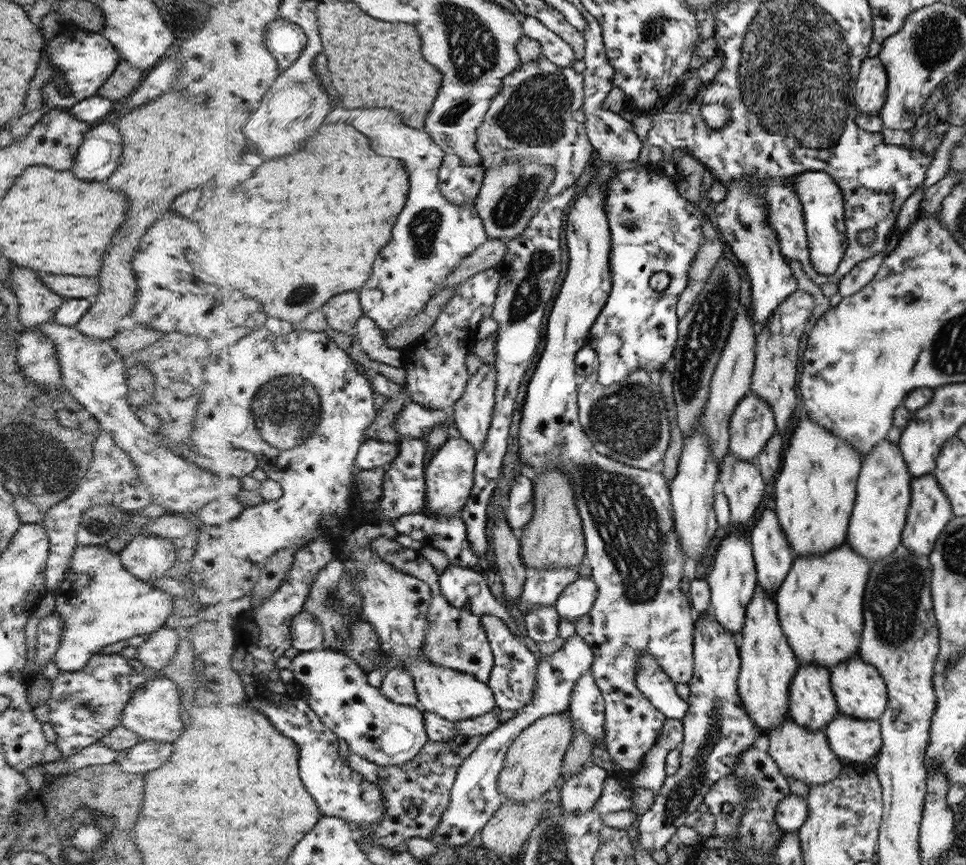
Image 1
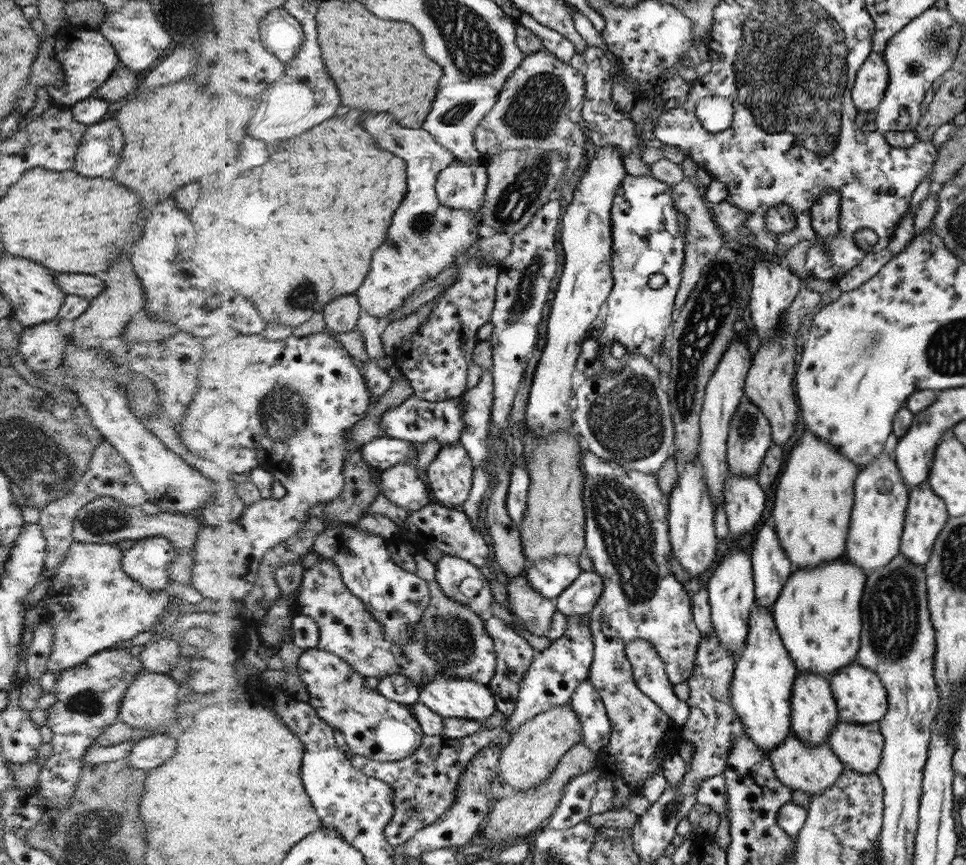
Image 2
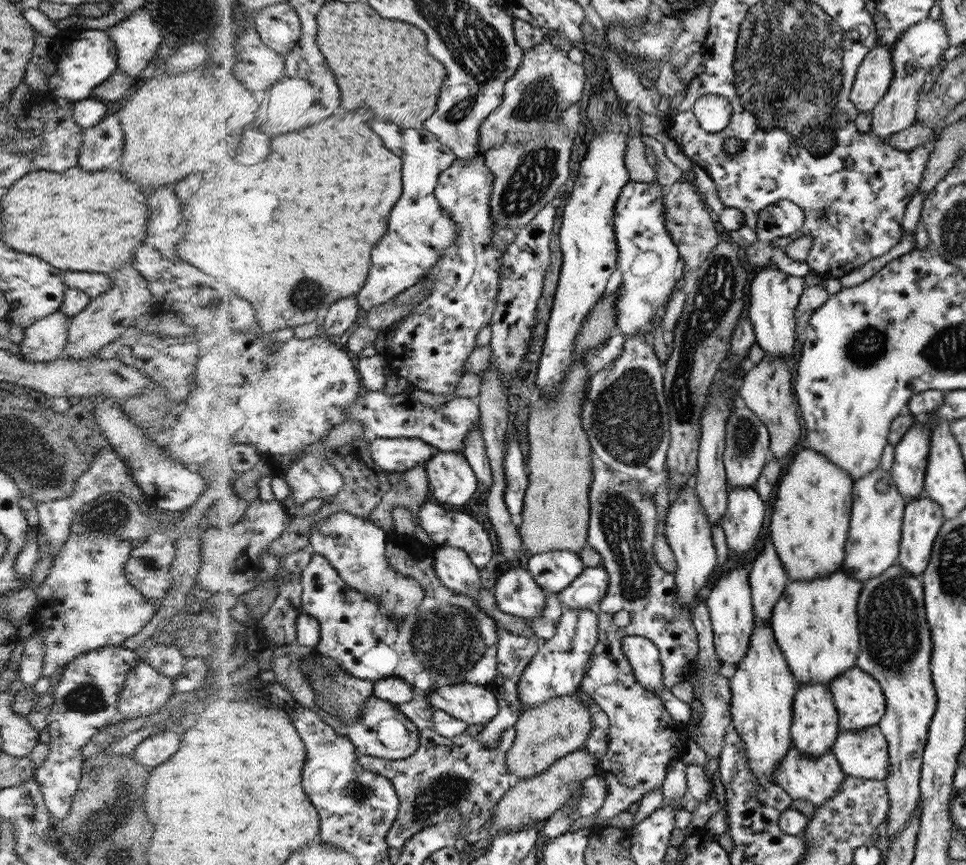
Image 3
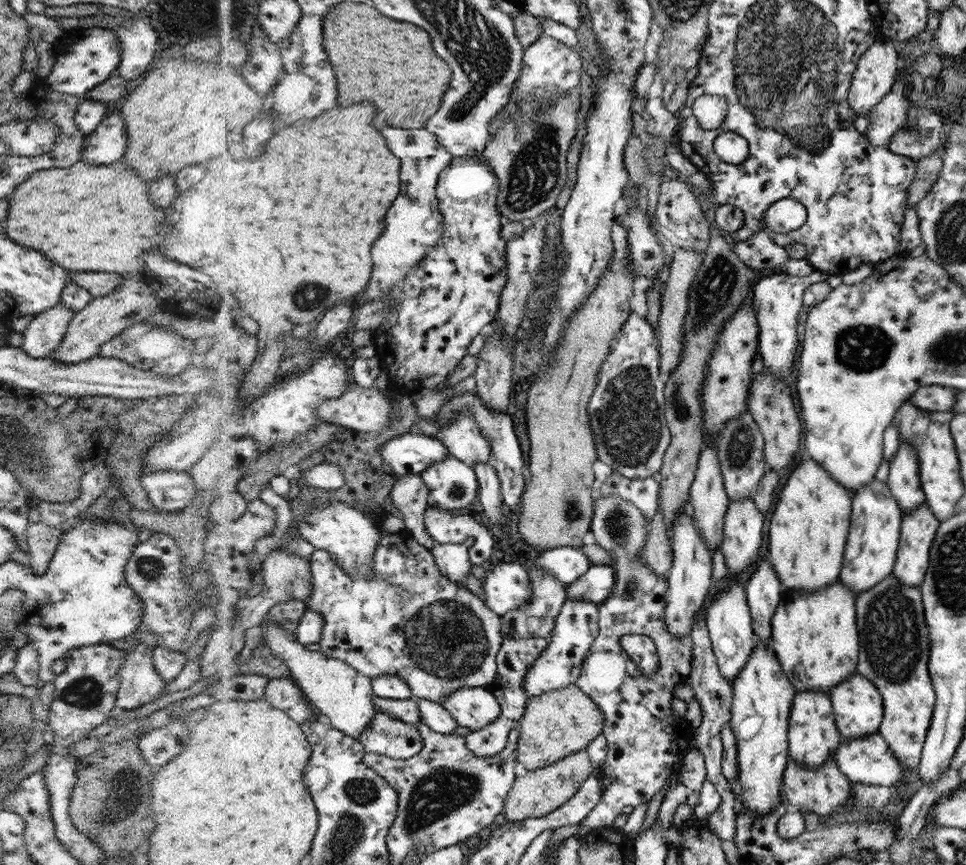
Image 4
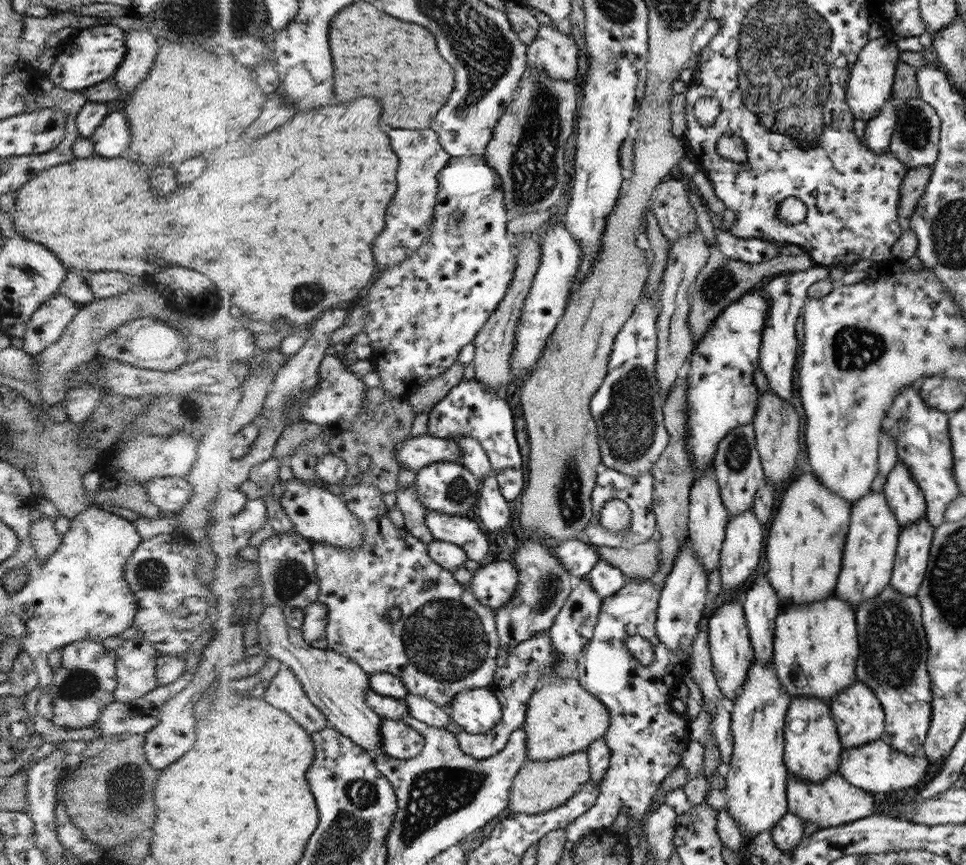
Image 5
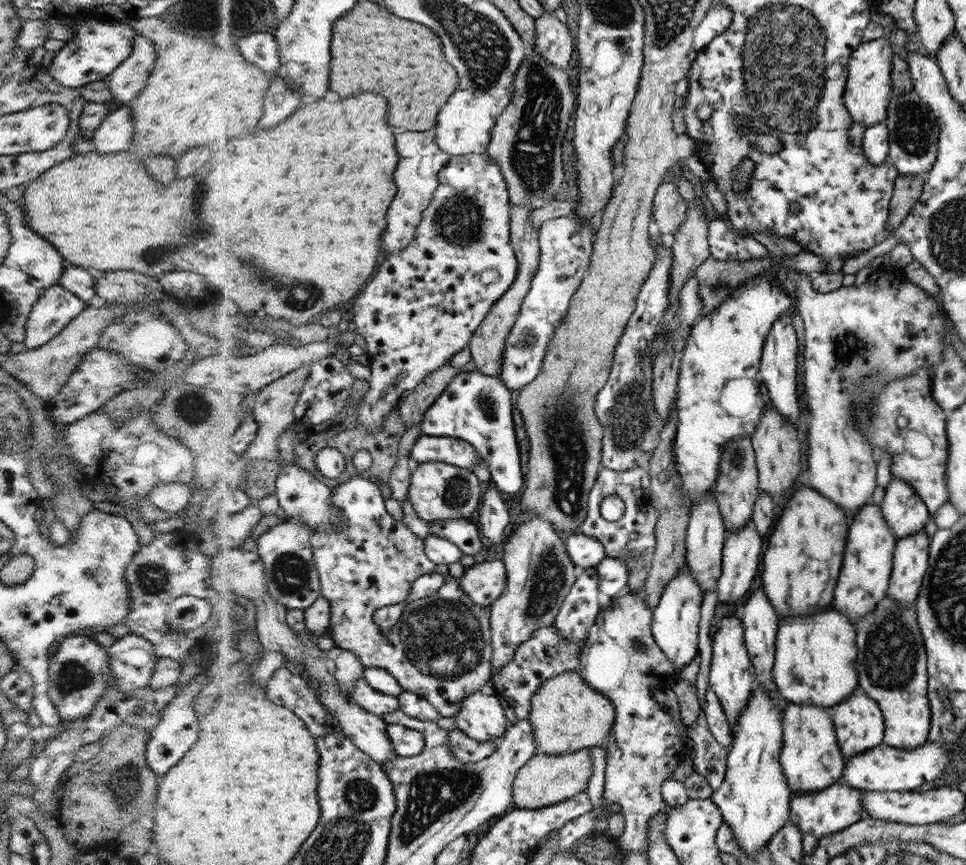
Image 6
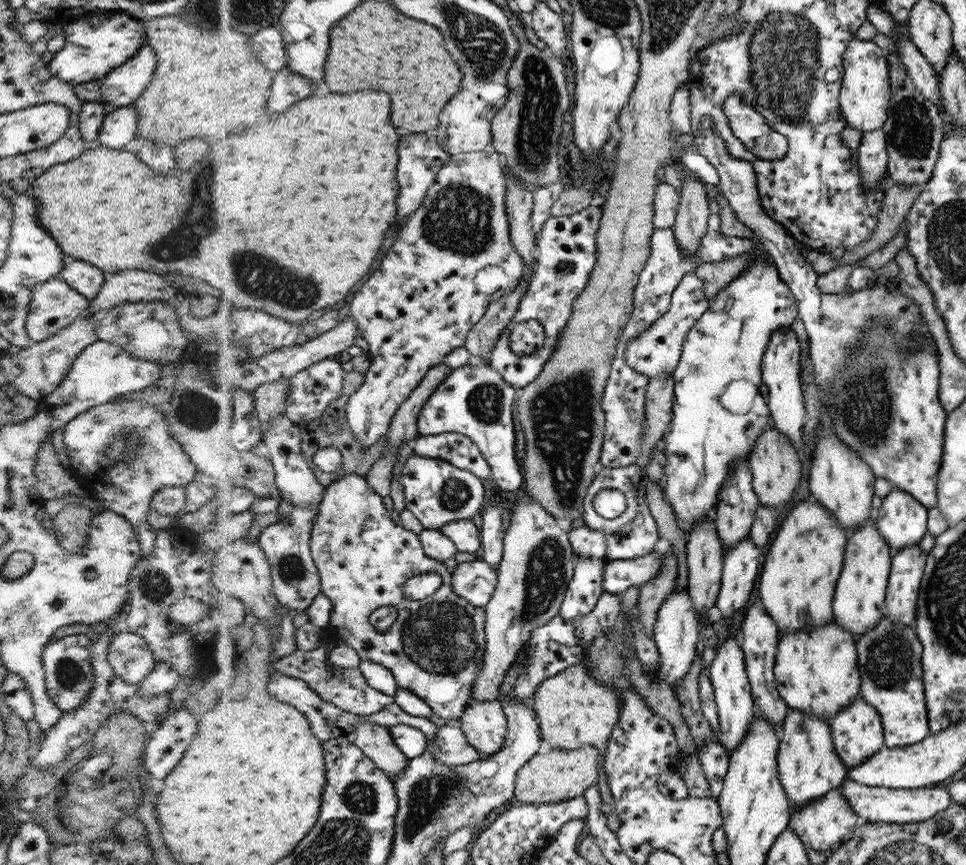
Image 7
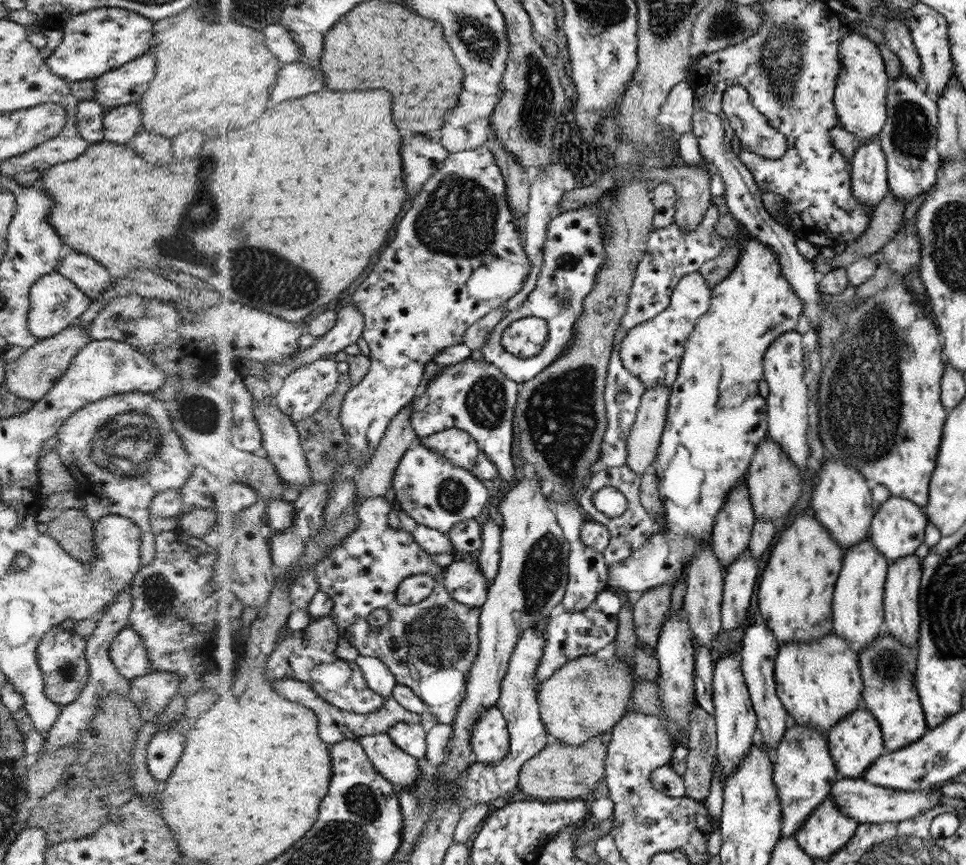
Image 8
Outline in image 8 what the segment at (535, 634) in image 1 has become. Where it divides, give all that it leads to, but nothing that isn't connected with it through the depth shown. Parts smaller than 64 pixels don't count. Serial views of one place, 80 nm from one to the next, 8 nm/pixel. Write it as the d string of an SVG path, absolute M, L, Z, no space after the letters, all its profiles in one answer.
M455 560L447 567L446 584L451 596L468 607L482 608L490 595L489 582L477 562Z

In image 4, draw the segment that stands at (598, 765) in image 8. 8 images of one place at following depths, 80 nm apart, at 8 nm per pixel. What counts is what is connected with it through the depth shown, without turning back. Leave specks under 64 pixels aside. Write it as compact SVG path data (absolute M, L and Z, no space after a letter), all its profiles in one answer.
M585 750L568 755L544 768L520 771L516 774L515 786L511 788L505 800L504 818L507 821L520 822L528 818L546 816L570 800L583 782L595 773L595 765Z

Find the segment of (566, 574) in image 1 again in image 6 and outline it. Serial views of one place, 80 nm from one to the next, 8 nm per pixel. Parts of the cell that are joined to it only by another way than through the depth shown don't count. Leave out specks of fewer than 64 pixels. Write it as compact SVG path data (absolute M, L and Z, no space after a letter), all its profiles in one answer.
M573 532L567 536L566 545L566 552L578 571L595 567L607 558L602 541L596 540L594 536L588 536L587 533Z

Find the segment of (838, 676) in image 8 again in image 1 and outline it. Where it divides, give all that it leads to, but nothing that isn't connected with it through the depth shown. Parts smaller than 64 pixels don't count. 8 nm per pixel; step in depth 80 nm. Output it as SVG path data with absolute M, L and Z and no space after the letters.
M847 542L824 554L795 559L782 587L775 594L780 628L804 666L834 668L856 655L862 639L862 600L871 562Z

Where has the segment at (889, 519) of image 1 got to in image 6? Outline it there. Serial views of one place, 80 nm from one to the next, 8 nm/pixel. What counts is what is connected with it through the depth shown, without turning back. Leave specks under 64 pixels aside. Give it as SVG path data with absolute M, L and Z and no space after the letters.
M872 500L853 516L843 560L843 575L840 576L840 584L836 584L834 604L834 608L838 608L840 612L850 614L853 623L859 623L860 616L864 620L864 616L871 615L879 606L880 600L887 597L897 545L898 538L888 526L881 506L874 504Z

